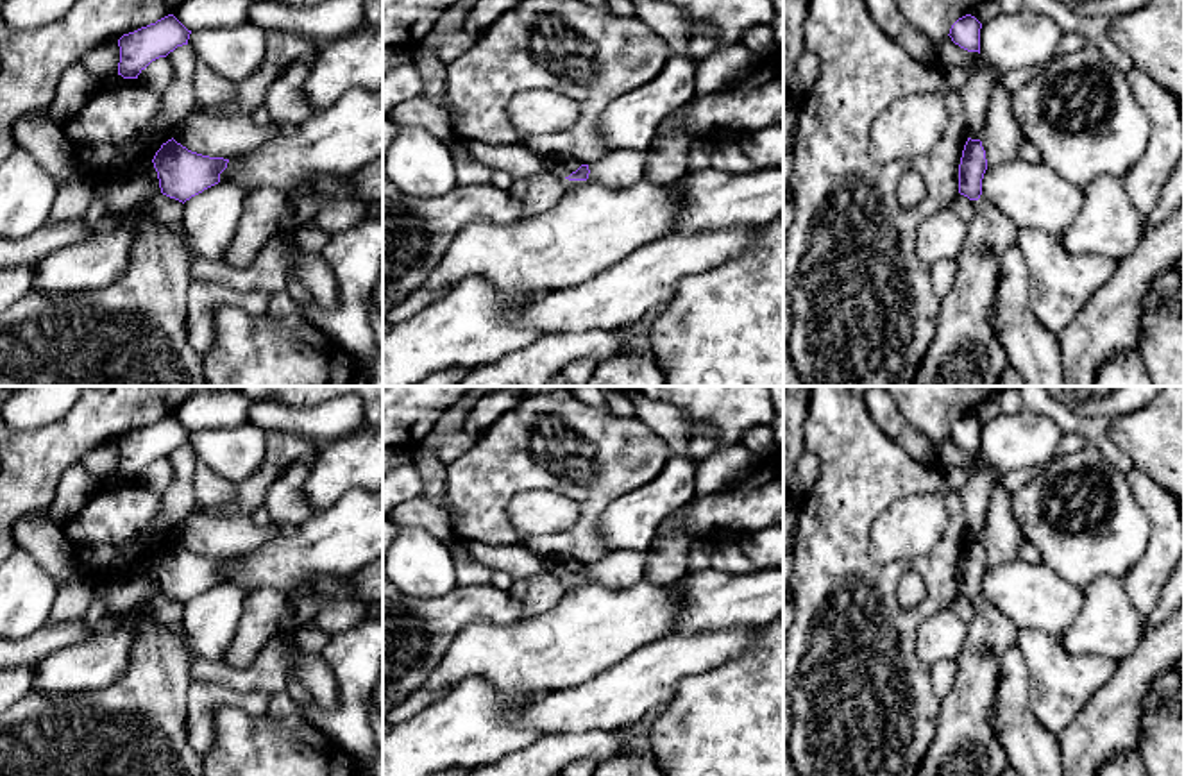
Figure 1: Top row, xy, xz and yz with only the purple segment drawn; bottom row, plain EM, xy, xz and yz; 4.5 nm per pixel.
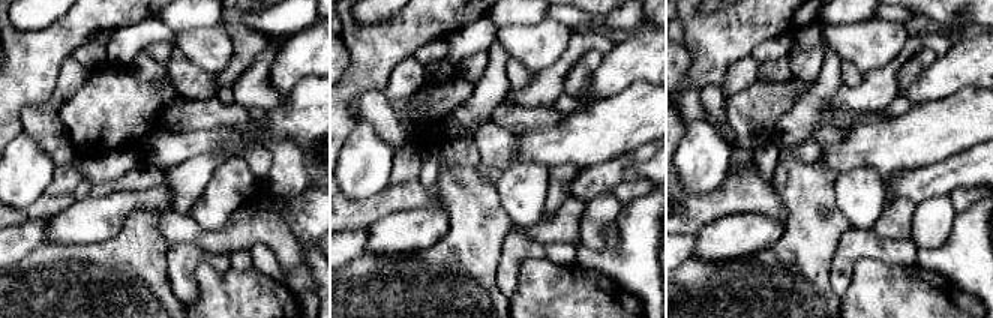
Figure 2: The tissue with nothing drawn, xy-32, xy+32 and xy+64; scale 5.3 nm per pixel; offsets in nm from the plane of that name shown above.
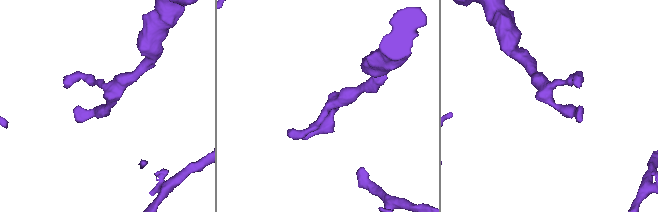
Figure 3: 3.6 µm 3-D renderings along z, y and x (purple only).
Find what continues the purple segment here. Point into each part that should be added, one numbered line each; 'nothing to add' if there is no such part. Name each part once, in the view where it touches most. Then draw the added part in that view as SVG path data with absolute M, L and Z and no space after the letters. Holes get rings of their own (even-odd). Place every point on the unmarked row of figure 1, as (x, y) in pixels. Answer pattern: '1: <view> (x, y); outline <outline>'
nothing to add

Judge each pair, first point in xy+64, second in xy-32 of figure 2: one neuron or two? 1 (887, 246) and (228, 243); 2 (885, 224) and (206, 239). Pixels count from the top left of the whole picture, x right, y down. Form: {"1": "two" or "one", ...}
{"1": "two", "2": "one"}

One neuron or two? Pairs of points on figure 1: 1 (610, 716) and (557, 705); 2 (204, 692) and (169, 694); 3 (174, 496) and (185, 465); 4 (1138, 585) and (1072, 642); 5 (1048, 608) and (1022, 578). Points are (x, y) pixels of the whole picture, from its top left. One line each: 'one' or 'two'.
1: one
2: two
3: one
4: two
5: one

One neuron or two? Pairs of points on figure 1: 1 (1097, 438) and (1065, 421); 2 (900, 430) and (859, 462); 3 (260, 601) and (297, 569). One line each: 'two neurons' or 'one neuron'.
1: one neuron
2: two neurons
3: two neurons

